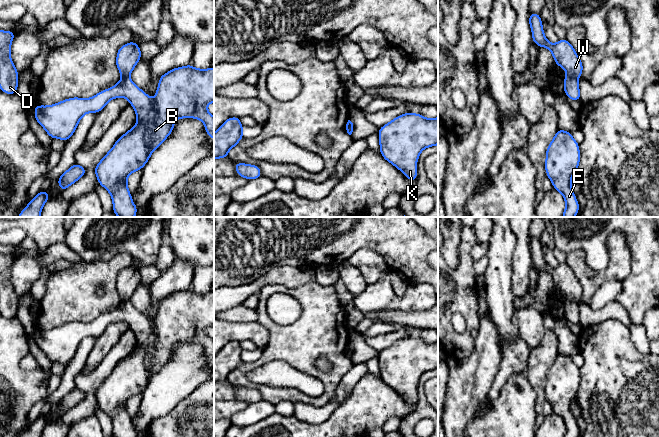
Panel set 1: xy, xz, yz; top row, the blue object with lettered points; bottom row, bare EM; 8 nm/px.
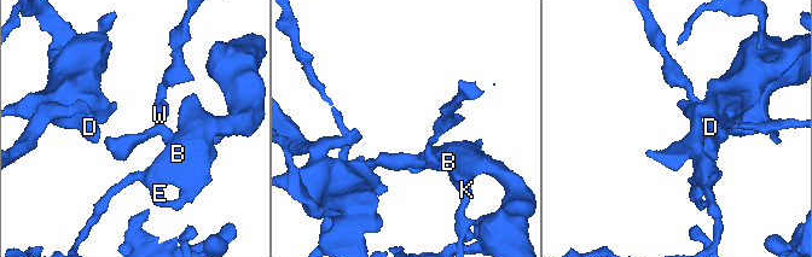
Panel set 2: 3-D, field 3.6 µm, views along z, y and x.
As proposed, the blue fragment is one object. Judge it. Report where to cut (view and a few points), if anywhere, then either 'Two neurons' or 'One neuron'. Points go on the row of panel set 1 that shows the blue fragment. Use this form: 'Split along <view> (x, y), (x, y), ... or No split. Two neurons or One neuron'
Split along yz (568, 75), (577, 78). Two neurons

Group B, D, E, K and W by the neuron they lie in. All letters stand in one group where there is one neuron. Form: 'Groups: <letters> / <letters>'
Groups: B D E K / W

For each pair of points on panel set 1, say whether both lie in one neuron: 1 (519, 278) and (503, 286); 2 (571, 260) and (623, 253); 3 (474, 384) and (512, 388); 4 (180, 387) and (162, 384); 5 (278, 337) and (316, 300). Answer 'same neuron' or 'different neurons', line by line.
1: different neurons
2: same neuron
3: different neurons
4: same neuron
5: same neuron

